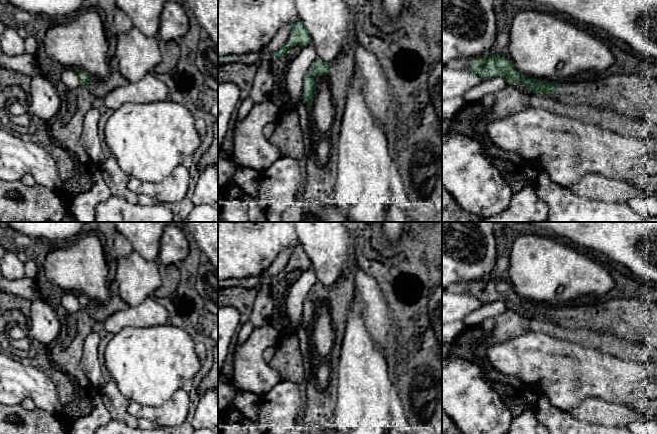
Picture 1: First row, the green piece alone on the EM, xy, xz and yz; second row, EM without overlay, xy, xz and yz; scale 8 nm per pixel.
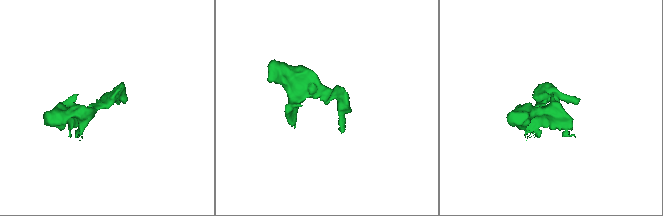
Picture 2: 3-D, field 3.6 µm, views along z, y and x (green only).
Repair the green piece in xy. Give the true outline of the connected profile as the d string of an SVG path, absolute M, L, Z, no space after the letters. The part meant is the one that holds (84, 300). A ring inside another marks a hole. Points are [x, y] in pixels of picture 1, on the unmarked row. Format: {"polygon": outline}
{"polygon": "M115 290L103 303L95 302L84 294L77 294L77 297L81 309L86 310L95 322L103 323L109 315L126 310L129 307Z"}

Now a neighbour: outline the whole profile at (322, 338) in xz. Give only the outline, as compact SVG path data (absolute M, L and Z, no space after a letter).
M327 306L316 310L310 342L317 359L312 368L313 385L316 388L325 386L330 378L331 369L327 363L327 356L333 348L335 340L332 318Z

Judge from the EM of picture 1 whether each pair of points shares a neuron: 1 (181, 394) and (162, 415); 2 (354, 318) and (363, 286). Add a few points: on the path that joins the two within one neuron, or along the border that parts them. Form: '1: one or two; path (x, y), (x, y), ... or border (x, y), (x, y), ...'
1: one; path (178, 399), (167, 410)
2: two; border (354, 295), (365, 306), (363, 315), (365, 321)

